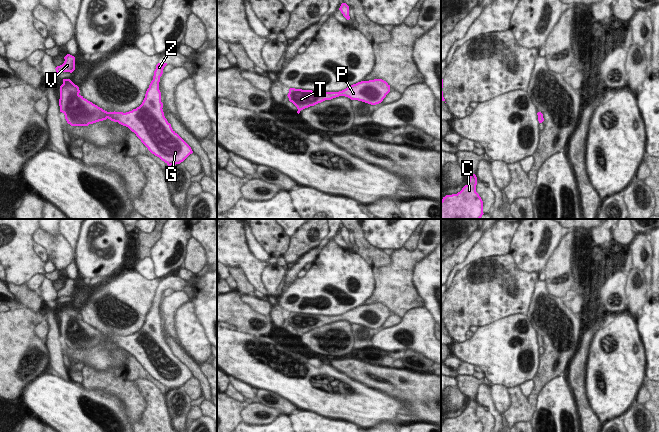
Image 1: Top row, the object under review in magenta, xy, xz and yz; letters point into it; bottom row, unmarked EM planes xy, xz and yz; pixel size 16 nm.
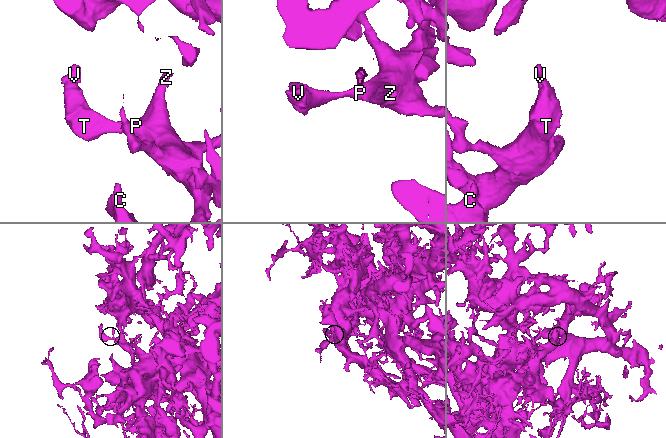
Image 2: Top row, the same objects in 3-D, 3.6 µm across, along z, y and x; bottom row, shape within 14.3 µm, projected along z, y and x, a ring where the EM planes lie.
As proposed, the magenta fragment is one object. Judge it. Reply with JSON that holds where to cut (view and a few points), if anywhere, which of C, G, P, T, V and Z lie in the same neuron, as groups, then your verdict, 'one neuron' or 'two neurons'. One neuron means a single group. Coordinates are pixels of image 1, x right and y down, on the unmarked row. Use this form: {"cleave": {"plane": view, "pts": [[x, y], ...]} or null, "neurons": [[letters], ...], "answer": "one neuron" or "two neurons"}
{"cleave": null, "neurons": [["C", "G", "P", "T", "V", "Z"]], "answer": "one neuron"}

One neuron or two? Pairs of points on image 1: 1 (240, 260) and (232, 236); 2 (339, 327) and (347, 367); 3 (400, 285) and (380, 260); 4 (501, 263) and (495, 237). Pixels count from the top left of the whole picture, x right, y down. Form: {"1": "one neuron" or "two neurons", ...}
{"1": "one neuron", "2": "two neurons", "3": "two neurons", "4": "two neurons"}

